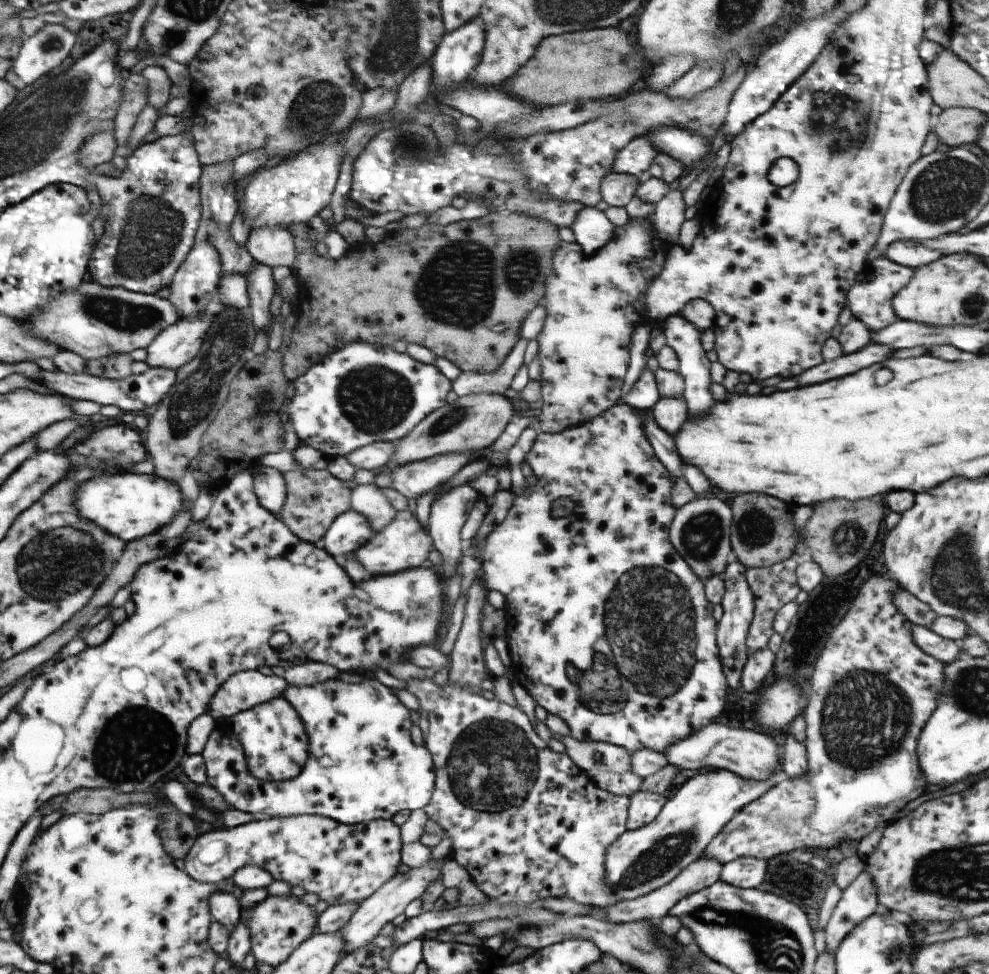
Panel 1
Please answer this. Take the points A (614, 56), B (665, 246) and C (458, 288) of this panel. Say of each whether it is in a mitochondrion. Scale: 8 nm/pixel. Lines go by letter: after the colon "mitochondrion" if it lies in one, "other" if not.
A: other
B: other
C: mitochondrion

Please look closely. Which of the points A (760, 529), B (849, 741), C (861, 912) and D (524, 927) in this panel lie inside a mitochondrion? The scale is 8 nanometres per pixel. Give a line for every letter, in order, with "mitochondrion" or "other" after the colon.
A: mitochondrion
B: mitochondrion
C: other
D: other

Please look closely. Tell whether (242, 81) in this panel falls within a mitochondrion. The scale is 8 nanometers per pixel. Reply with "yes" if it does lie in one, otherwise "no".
no

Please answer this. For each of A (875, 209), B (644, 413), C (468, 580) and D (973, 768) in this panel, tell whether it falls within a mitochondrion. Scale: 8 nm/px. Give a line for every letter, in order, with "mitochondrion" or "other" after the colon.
A: other
B: other
C: other
D: other

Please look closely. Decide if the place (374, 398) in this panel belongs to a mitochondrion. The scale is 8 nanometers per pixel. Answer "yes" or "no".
yes

